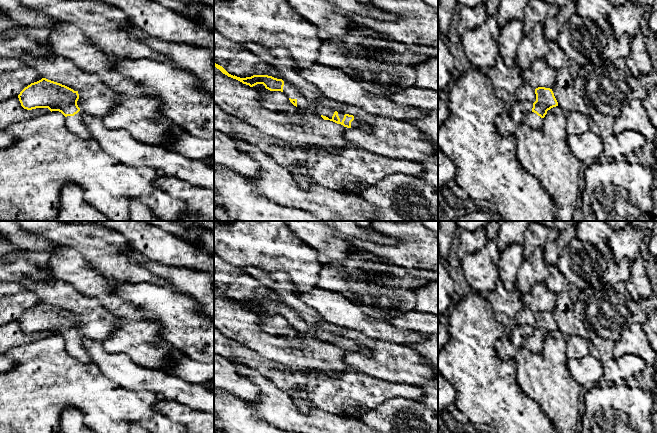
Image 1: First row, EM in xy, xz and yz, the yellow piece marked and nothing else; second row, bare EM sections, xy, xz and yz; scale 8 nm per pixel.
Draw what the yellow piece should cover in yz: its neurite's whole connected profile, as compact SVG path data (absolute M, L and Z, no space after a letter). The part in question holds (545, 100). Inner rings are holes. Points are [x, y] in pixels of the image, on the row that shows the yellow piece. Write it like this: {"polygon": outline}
{"polygon": "M538 87L535 89L536 101L533 103L532 111L525 117L524 122L534 129L543 128L543 118L547 111L558 106L552 89Z"}

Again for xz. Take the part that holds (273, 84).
{"polygon": "M214 63L214 66L223 74L236 79L243 84L253 87L257 84L263 84L270 91L281 91L290 100L290 102L298 109L304 109L312 115L320 115L324 120L330 120L337 124L341 124L347 128L361 128L367 132L371 132L370 127L362 120L353 115L345 114L331 107L320 107L316 102L313 102L303 95L292 84L284 82L282 79L277 79L268 75L253 75L251 77L240 78L229 74L222 66Z"}

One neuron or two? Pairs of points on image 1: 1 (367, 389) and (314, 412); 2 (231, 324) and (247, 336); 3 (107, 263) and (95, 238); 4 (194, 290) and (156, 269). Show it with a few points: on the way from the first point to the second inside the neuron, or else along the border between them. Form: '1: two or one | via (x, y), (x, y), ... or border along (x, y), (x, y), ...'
1: two | border along (314, 405), (342, 417)
2: one | via (235, 324), (243, 332)
3: one | via (107, 257), (106, 252), (98, 244)
4: one | via (185, 281), (165, 272)

